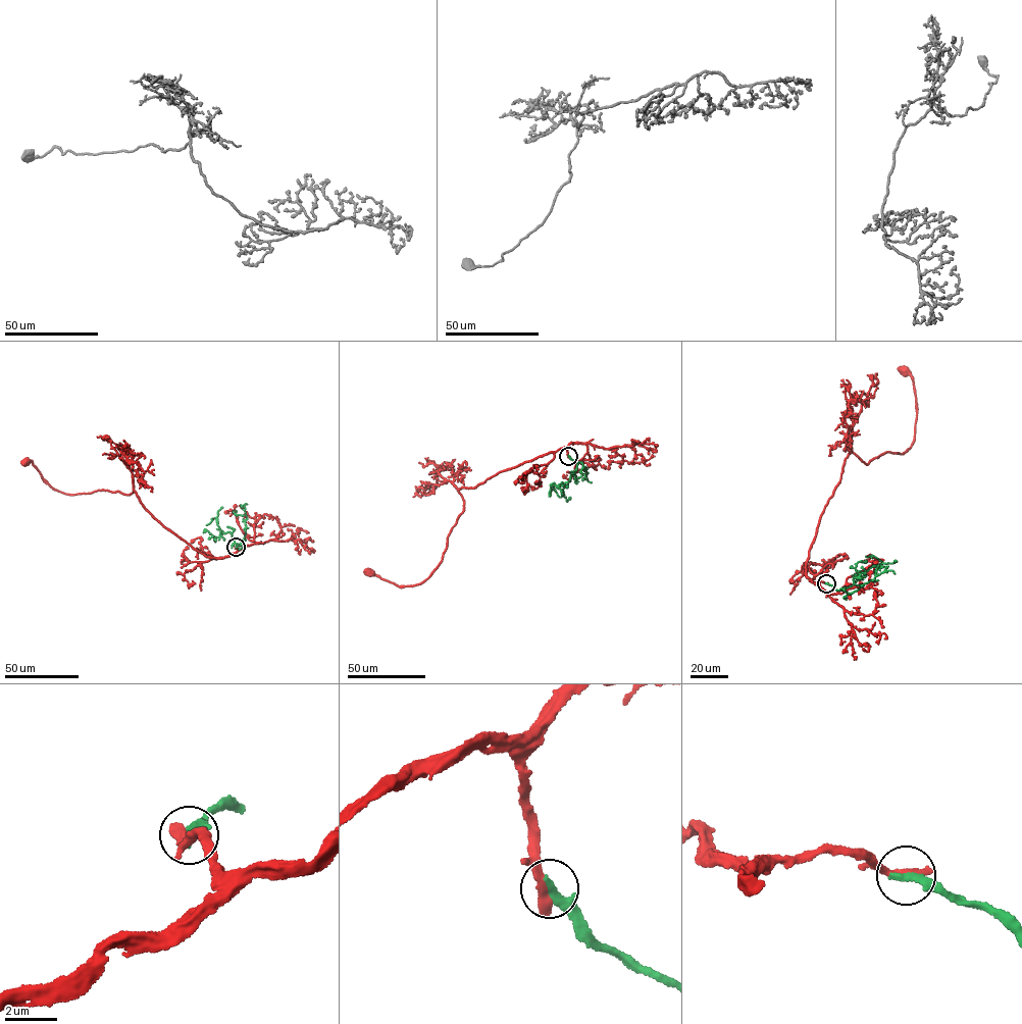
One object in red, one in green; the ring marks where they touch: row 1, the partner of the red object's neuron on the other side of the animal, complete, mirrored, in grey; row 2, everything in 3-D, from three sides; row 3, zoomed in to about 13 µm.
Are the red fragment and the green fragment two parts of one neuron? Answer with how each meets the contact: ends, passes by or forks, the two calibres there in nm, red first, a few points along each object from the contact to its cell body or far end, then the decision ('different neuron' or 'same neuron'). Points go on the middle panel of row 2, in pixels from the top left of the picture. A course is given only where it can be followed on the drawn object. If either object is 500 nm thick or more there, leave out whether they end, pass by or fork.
red ends | green ends | 420/340 nm | red via (568, 456), (567, 448), (560, 448), (458, 490), (463, 511), (441, 561), (422, 582), (399, 586), (369, 572) | green via (568, 456), (577, 463), (574, 474), (570, 473), (561, 497), (554, 488), (550, 492) | different neuron

